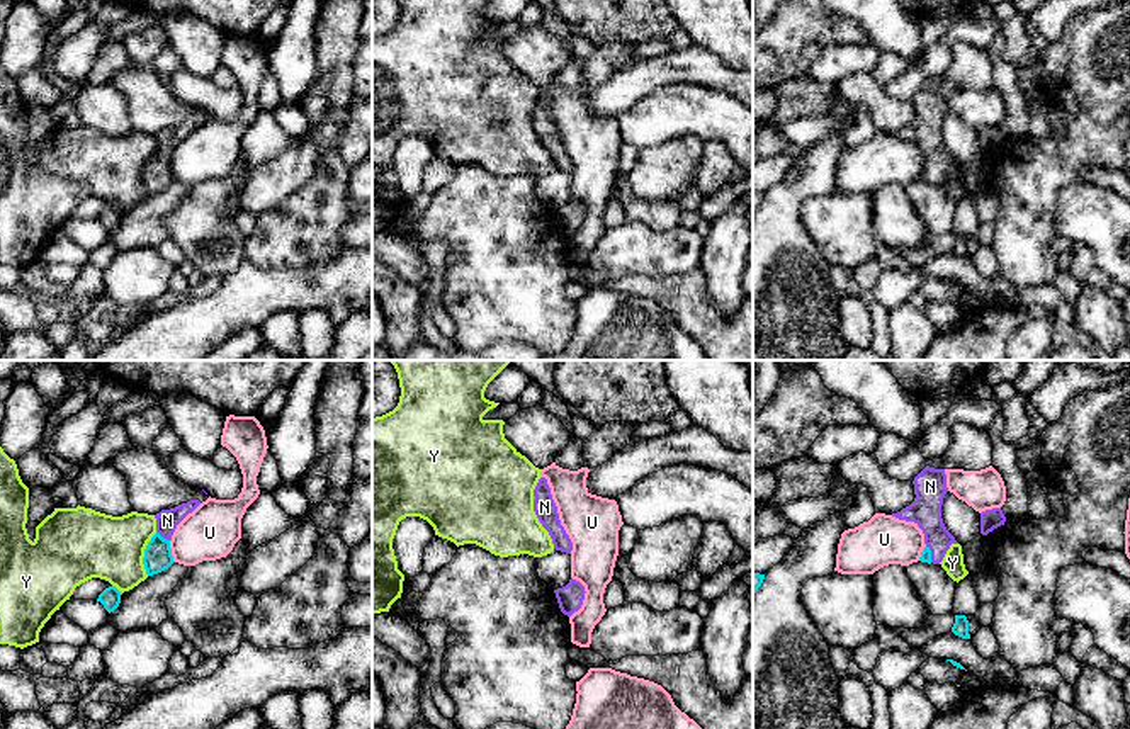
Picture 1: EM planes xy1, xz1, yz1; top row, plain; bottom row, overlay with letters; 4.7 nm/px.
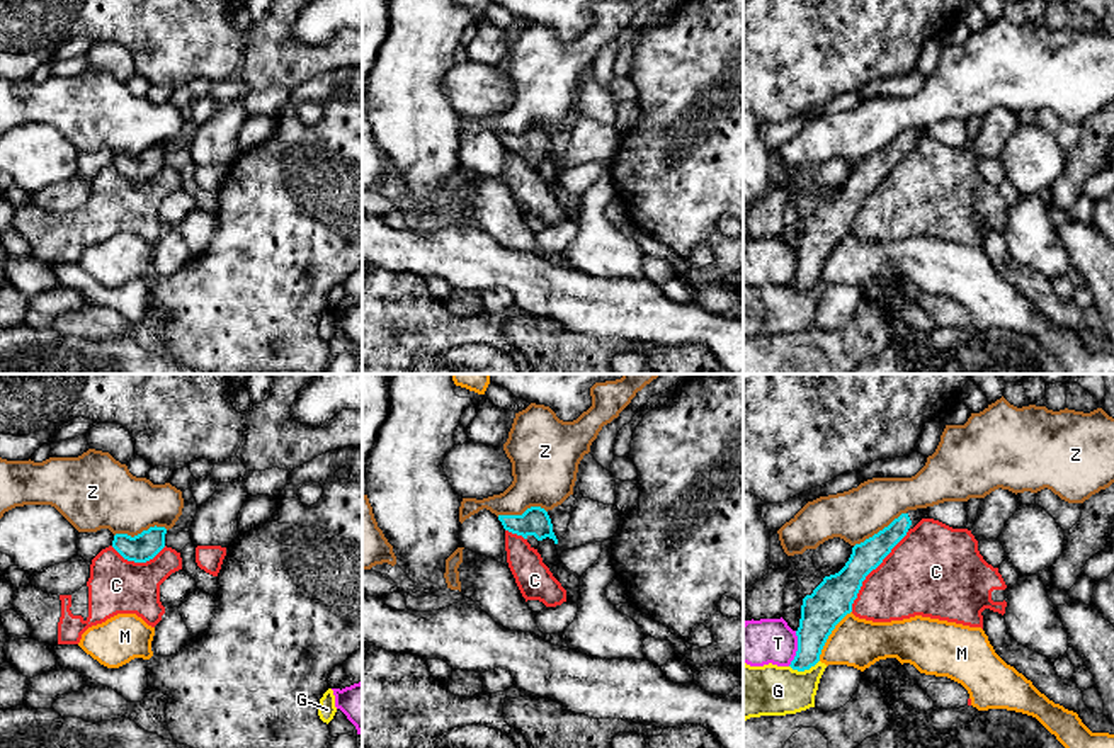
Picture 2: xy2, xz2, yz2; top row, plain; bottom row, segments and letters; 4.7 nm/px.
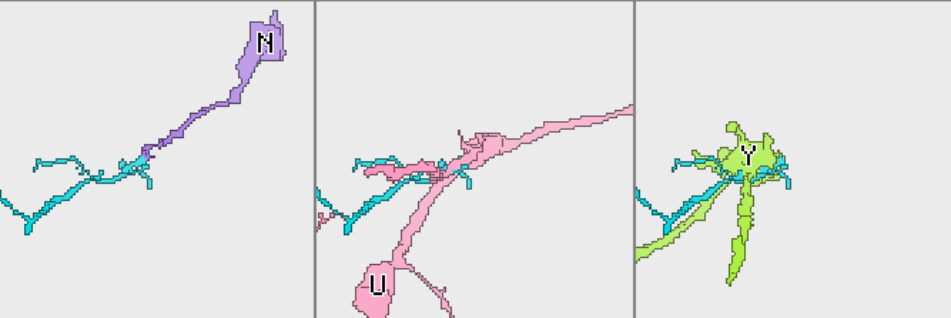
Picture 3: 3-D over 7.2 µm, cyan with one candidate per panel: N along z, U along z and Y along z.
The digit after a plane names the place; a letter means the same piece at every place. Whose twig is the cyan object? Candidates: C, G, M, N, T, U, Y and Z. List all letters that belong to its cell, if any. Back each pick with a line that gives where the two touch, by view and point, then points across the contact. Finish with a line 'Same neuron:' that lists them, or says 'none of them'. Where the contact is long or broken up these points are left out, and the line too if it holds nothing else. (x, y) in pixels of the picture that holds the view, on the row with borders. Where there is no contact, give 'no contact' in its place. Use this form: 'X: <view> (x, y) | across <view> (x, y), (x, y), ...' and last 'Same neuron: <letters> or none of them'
N: xy1 (162, 537) | across xy1 (158, 556), (162, 537), (167, 520)
Same neuron: N

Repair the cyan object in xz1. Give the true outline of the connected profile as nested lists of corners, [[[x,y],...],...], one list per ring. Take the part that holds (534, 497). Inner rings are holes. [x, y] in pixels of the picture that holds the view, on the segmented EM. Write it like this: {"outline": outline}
{"outline": [[[540,478],[534,489],[534,511],[542,527],[549,532],[554,549],[571,554],[573,542],[561,525],[557,506],[552,500],[551,488],[545,478]]]}

